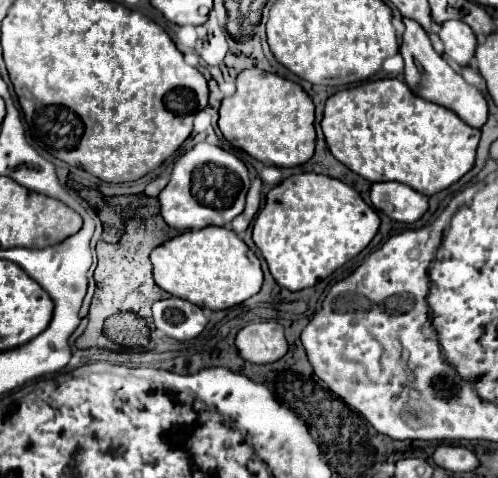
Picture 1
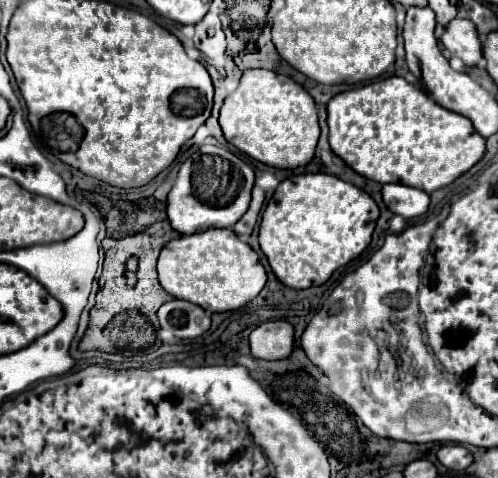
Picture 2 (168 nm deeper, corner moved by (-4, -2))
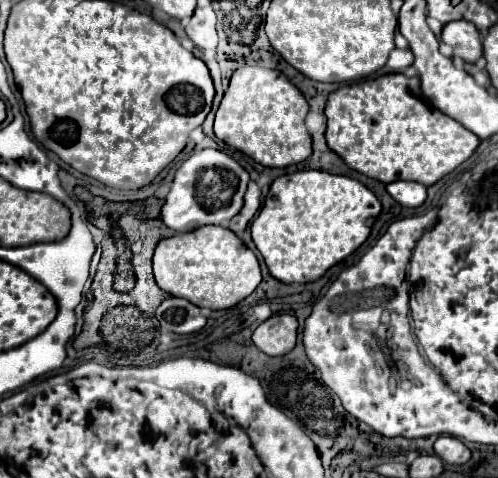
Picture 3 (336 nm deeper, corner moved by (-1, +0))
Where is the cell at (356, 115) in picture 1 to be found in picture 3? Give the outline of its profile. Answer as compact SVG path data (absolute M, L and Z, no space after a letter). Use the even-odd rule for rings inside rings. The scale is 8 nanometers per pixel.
M384 74L362 82L362 86L342 86L328 96L324 114L328 118L325 138L330 150L352 170L384 184L402 178L432 186L468 160L480 144L476 134L422 98L418 76Z

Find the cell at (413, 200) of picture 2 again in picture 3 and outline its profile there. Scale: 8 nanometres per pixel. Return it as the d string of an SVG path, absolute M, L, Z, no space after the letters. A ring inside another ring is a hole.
M396 180L392 184L386 186L388 194L400 202L402 206L408 208L416 208L426 200L426 186L418 184L418 182L410 182L410 180Z

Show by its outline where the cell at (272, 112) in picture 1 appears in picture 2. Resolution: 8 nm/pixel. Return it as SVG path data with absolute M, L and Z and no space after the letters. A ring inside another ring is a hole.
M247 70L241 76L239 88L221 106L219 124L229 144L233 142L243 154L273 168L305 166L313 158L319 138L313 98L291 78L271 70Z

